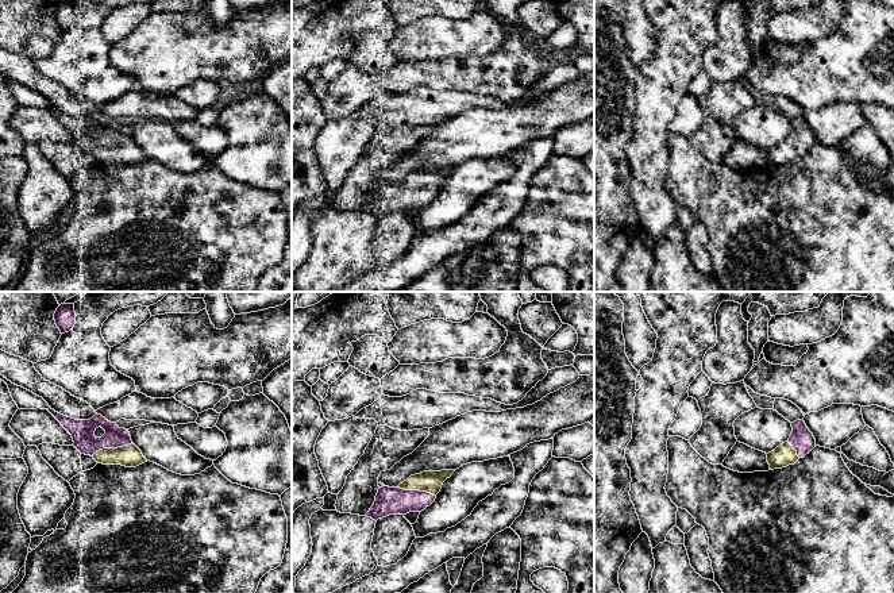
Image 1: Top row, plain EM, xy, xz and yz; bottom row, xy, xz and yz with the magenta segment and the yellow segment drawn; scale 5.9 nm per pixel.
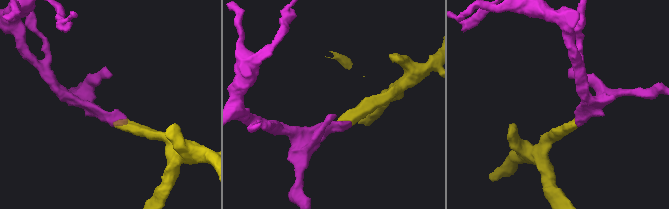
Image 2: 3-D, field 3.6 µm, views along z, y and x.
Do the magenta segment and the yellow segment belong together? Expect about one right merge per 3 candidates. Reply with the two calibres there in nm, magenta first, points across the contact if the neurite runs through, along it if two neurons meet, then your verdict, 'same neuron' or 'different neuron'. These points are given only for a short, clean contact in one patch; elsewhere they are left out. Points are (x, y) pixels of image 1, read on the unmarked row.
140 nm thick on the magenta side, 130 nm on the other; runs through xy (83, 129), (99, 145), (112, 145), (130, 153); same neuron

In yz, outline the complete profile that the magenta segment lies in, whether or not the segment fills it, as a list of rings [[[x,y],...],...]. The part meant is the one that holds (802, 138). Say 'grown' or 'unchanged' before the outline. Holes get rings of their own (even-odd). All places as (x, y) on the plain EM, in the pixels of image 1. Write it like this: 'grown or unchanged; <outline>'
grown; [[[804,116],[791,120],[793,130],[787,139],[767,151],[770,166],[782,166],[794,162],[816,145],[816,136]]]

